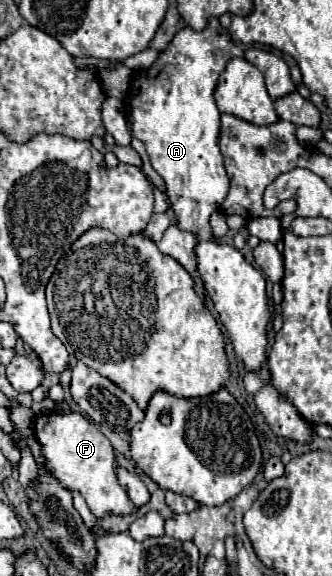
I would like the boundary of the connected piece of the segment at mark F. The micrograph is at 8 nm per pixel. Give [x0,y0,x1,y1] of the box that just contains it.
[34,414,134,518]

